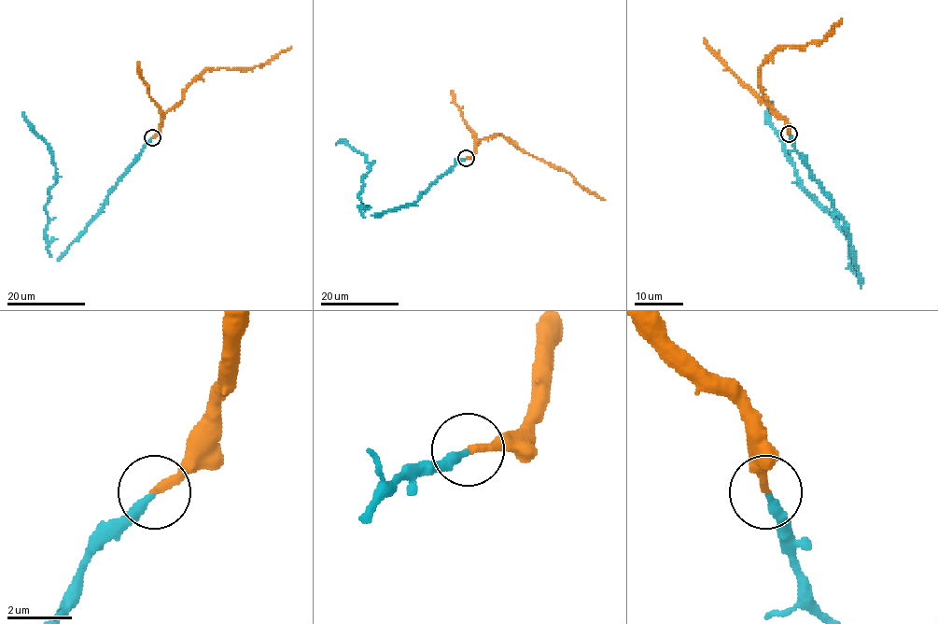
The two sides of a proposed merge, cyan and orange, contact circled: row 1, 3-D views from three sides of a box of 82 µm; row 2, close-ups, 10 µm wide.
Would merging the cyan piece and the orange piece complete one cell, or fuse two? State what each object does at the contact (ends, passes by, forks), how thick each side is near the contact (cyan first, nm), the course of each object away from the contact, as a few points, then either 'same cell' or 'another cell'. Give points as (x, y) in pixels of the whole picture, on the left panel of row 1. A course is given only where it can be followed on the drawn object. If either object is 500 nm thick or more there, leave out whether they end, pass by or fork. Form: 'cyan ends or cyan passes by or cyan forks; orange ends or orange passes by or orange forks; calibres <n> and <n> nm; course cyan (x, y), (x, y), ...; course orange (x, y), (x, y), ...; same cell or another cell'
cyan ends; orange ends; calibres 280 and 260 nm; course cyan (152, 137), (102, 211), (57, 260), (48, 253), (46, 234), (54, 158), (21, 113); course orange (152, 137), (162, 116), (180, 100), (183, 91), (205, 70), (262, 66), (290, 47); same cell

